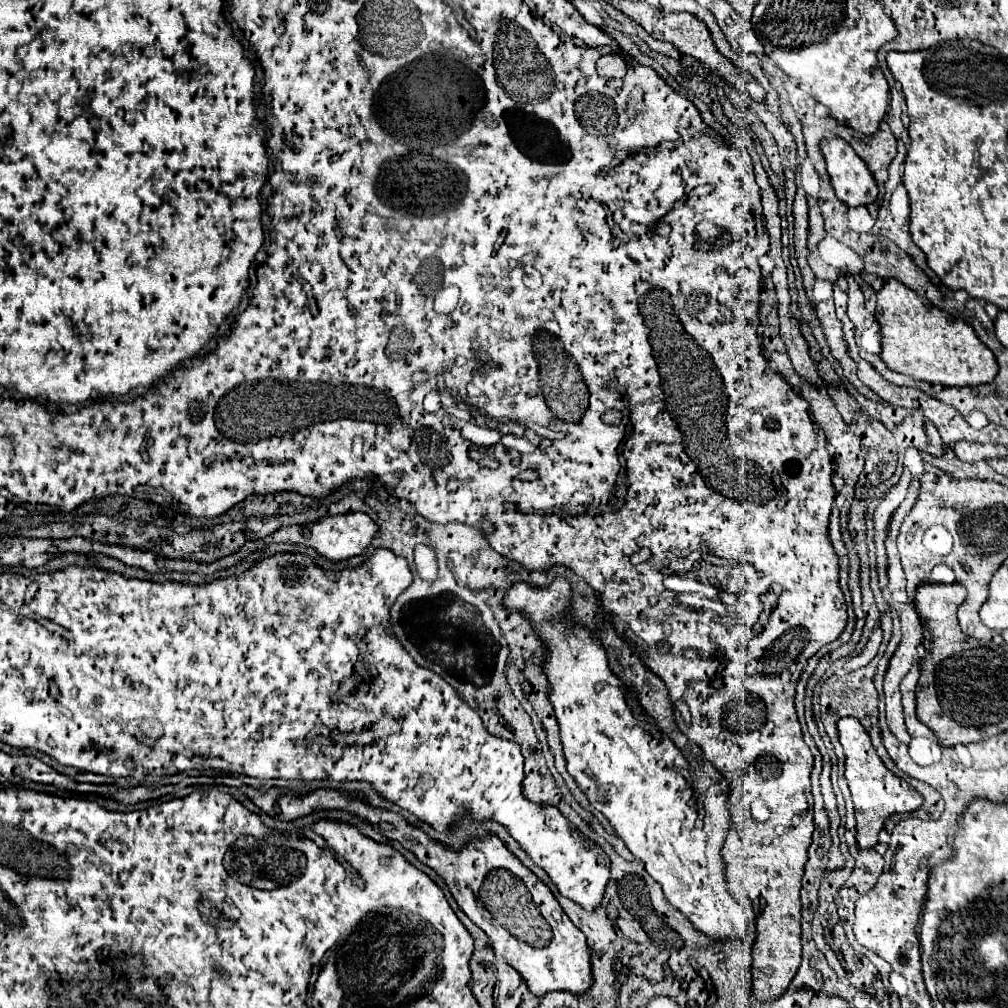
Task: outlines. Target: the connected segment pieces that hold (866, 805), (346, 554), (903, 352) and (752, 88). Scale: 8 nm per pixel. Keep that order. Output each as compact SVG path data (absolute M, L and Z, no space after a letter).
M840 718L838 720L838 732L840 732L840 744L846 754L846 780L852 792L854 808L856 808L856 840L860 850L874 848L878 844L878 834L884 828L884 822L894 812L914 812L922 806L922 794L914 790L908 782L894 776L880 756L876 754L876 748L872 746L872 740L866 732L866 728L856 718Z
M346 512L346 514L340 514L340 516L324 516L316 522L316 528L302 530L302 532L300 532L300 526L278 528L272 534L272 542L308 544L314 550L318 550L322 556L332 558L334 562L338 562L338 560L348 560L350 556L362 554L372 544L372 538L374 538L376 530L378 530L378 526L372 522L372 518L368 514L364 514L364 512Z
M890 278L878 292L876 320L882 326L882 360L890 370L940 386L978 386L988 384L998 374L992 350L976 336L964 320L946 320L942 310L902 282Z
M746 74L746 90L750 92L750 96L756 100L756 102L764 102L764 96L766 96L766 90L750 76L750 74Z

